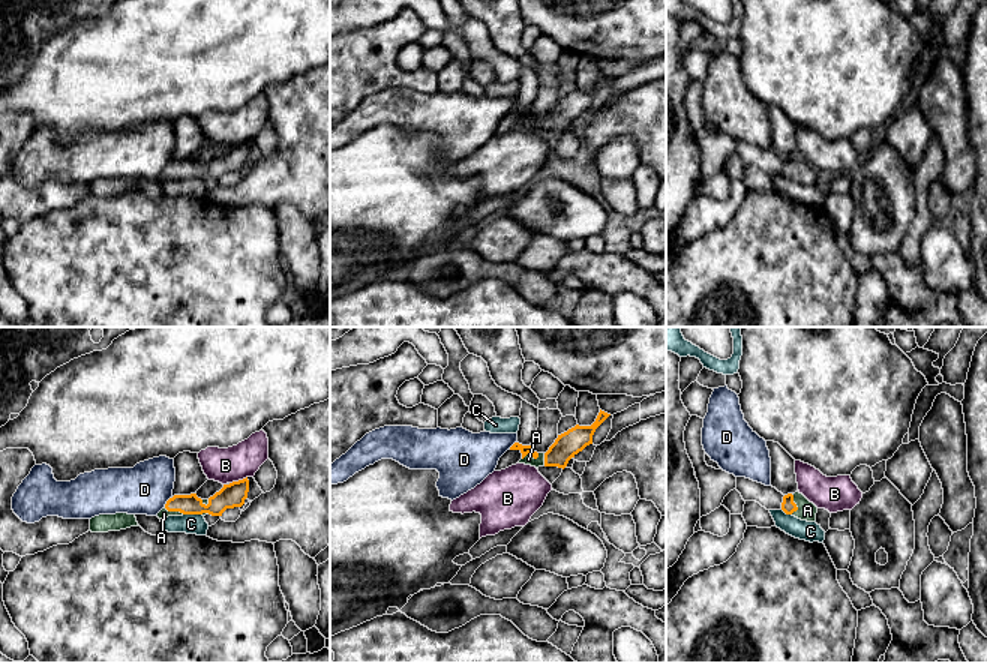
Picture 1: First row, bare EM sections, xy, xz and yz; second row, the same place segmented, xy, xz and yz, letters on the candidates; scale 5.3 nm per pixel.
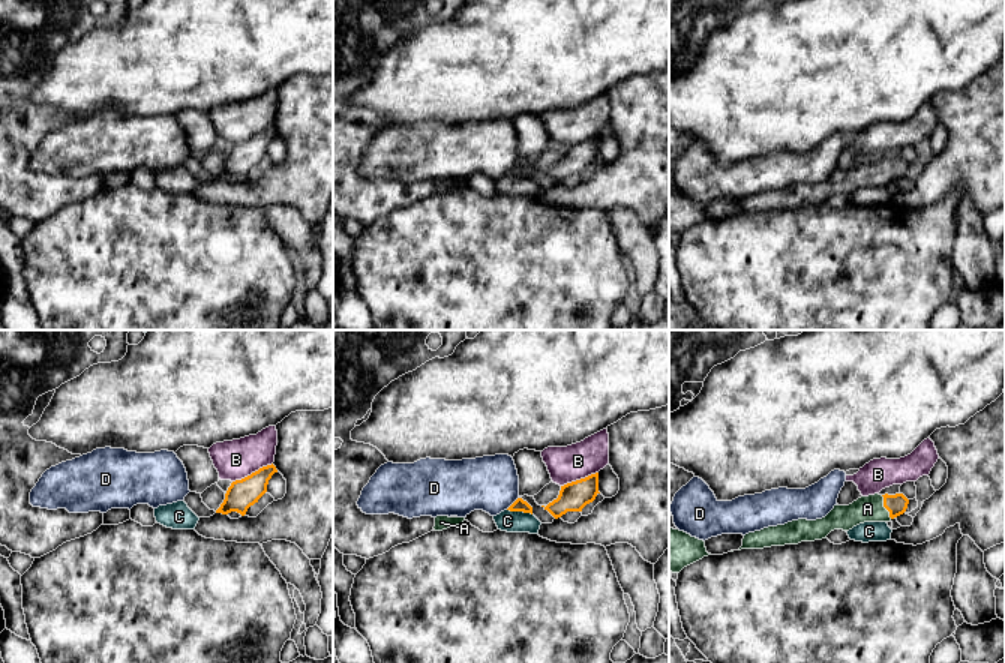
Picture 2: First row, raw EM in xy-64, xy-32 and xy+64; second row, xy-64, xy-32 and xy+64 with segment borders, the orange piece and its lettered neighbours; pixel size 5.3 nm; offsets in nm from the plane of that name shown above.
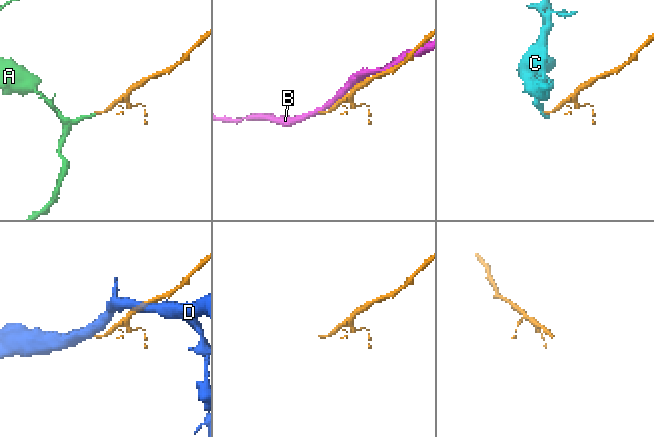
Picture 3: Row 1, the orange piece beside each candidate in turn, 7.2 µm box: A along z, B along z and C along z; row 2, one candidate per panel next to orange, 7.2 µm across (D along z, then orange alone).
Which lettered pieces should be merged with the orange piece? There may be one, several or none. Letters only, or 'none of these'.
A

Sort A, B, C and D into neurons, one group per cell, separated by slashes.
A / B / C / D

